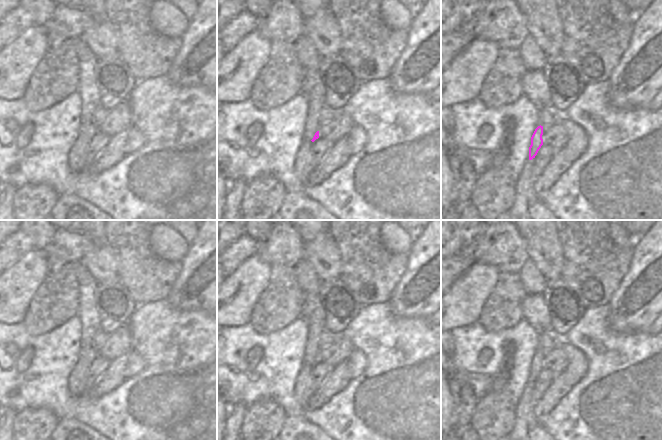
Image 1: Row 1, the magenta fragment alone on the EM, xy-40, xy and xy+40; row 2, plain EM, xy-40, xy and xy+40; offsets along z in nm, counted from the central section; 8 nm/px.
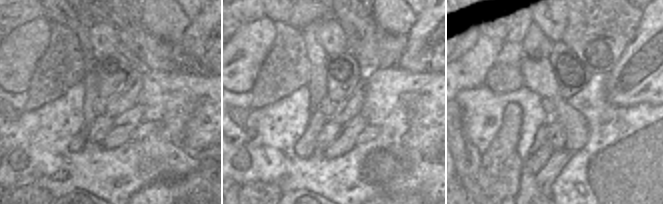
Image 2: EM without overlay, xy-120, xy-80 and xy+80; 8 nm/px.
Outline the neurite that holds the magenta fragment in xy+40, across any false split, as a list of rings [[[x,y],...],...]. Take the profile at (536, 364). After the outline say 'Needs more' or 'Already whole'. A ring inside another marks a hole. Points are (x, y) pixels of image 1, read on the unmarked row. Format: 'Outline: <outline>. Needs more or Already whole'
Outline: [[[540,349],[535,353],[531,361],[531,369],[529,371],[529,384],[535,382],[539,373],[543,369],[542,359],[543,359],[543,350]]]. Already whole

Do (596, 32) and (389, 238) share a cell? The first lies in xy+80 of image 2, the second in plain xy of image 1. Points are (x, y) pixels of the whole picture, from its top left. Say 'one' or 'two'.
two

